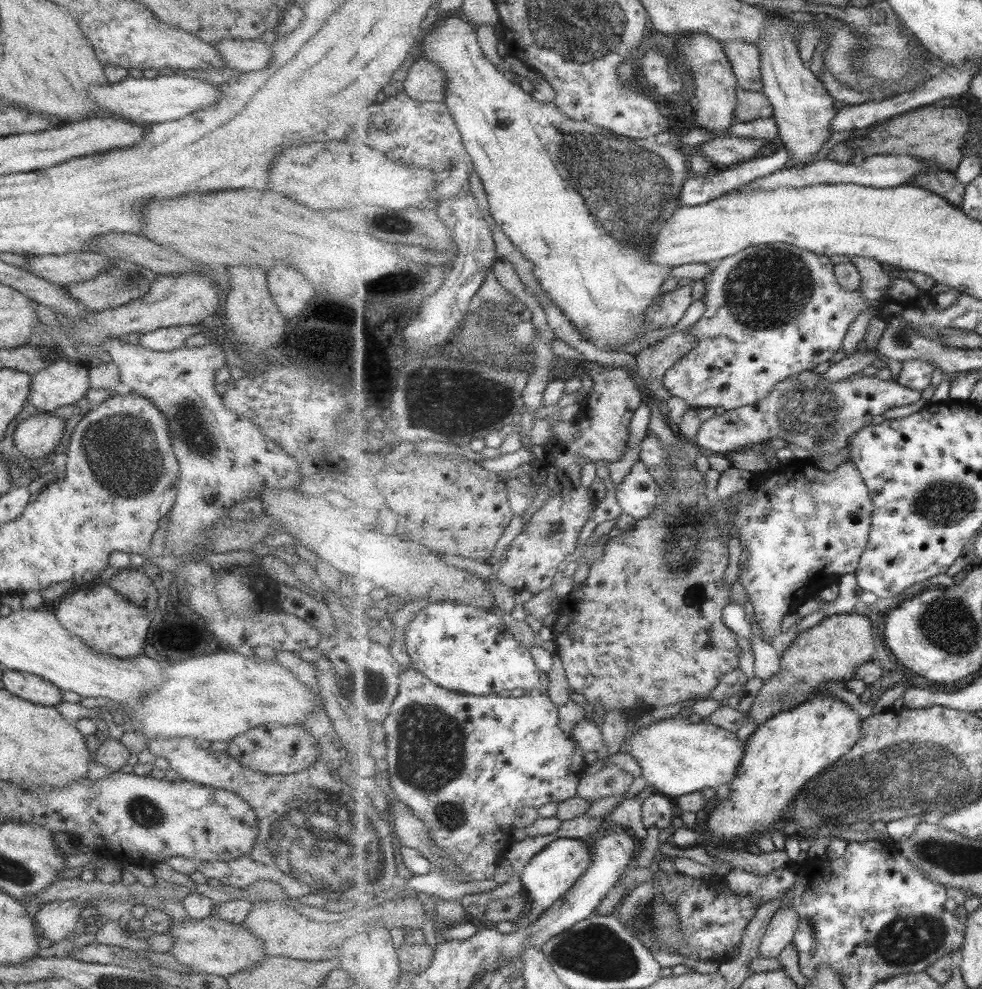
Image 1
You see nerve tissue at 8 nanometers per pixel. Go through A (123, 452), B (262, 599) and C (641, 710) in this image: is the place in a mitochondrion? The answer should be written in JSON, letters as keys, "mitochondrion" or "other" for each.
{"A":"mitochondrion","B":"other","C":"other"}

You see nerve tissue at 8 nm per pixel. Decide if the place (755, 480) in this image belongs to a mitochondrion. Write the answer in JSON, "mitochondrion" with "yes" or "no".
{"mitochondrion":"no"}

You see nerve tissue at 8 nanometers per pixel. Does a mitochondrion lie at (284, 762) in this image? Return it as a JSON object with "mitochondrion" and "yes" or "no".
{"mitochondrion":"no"}

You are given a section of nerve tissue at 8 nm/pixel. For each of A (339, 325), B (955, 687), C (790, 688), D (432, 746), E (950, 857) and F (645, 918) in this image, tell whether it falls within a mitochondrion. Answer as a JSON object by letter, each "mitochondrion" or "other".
{"A":"other","B":"other","C":"mitochondrion","D":"mitochondrion","E":"mitochondrion","F":"mitochondrion"}

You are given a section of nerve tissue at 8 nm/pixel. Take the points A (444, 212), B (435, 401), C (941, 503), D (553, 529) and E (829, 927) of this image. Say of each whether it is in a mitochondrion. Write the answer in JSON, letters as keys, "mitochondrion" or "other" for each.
{"A":"other","B":"mitochondrion","C":"mitochondrion","D":"mitochondrion","E":"other"}

